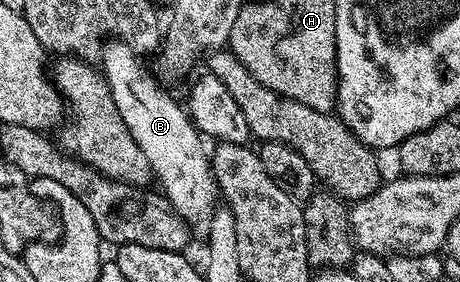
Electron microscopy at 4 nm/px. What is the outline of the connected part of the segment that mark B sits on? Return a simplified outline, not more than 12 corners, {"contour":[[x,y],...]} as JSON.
{"contour":[[114,41],[100,67],[161,194],[195,236],[219,206],[187,108]]}

